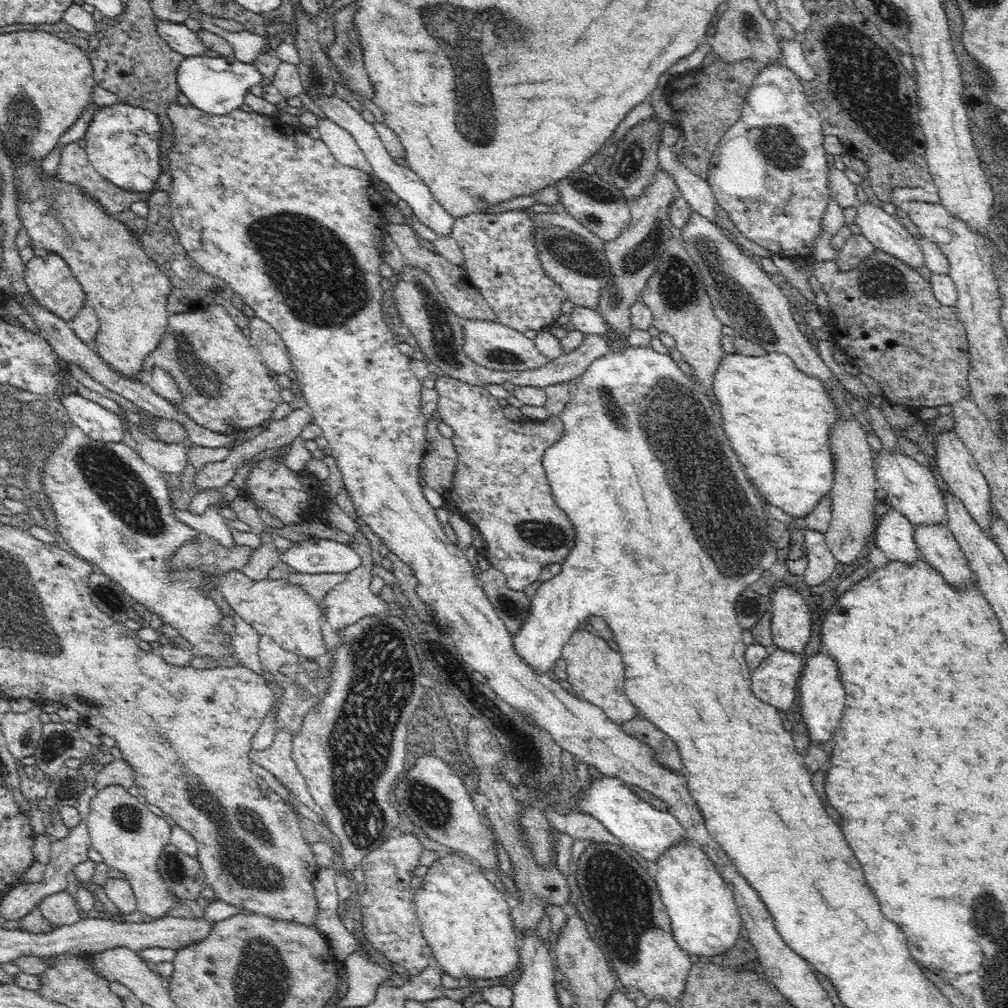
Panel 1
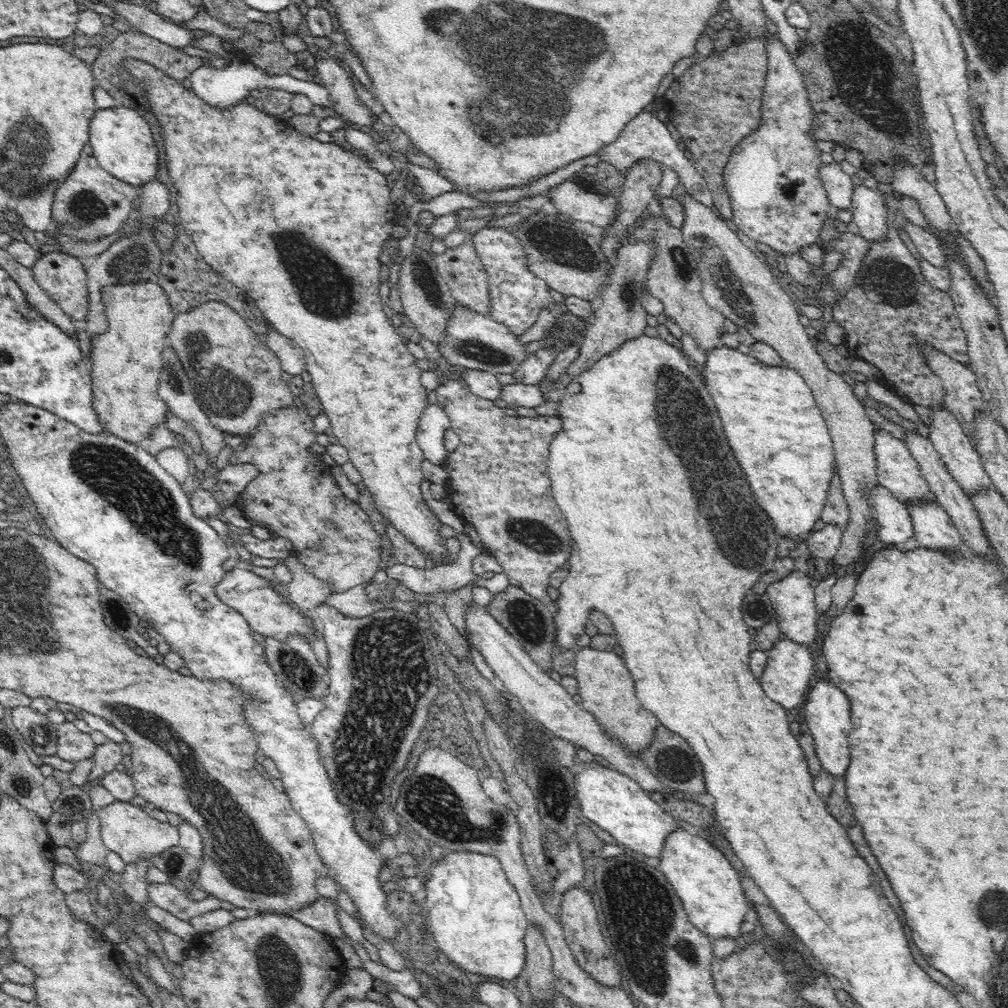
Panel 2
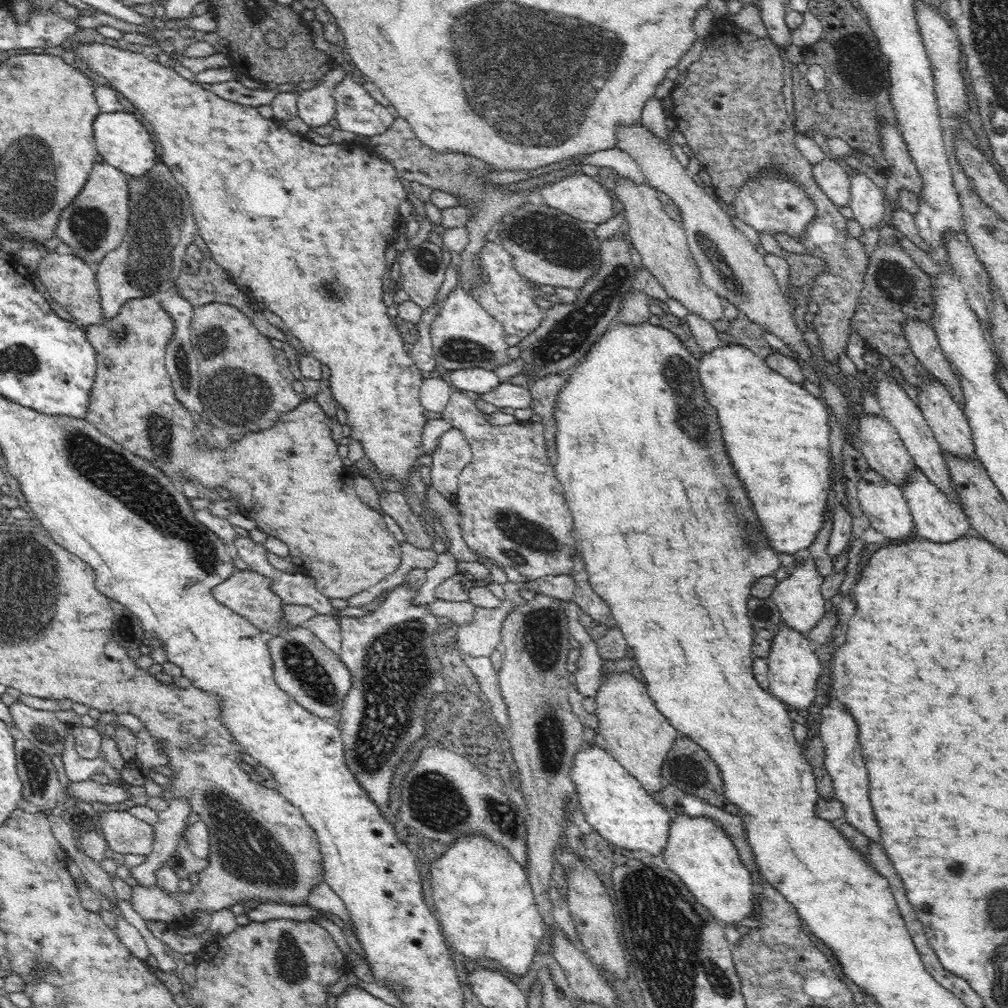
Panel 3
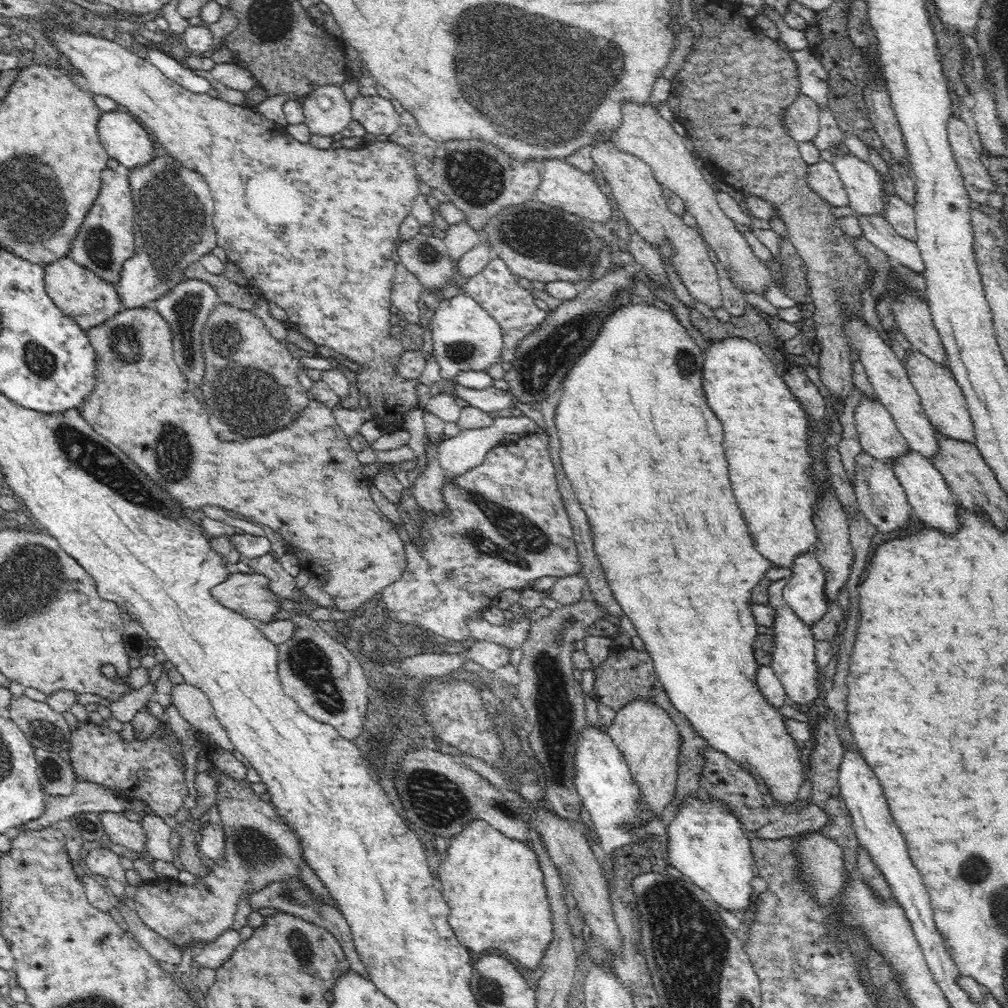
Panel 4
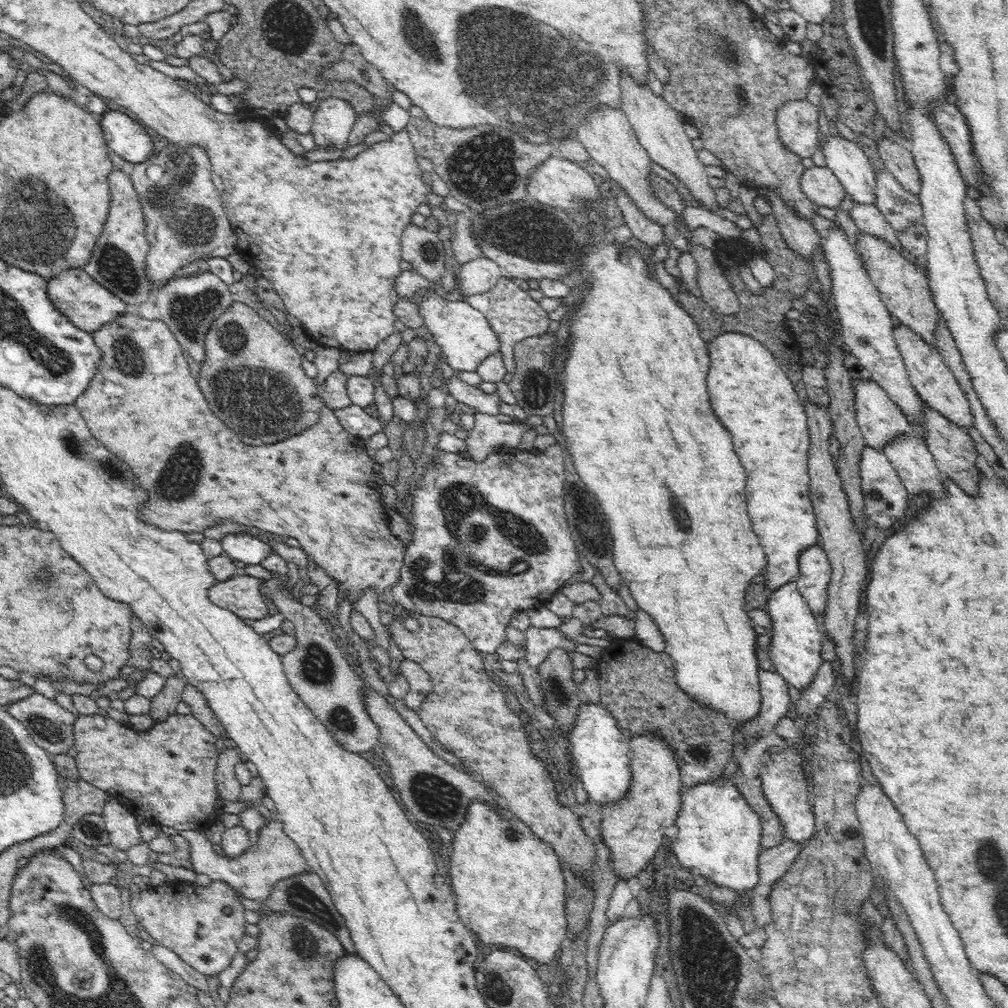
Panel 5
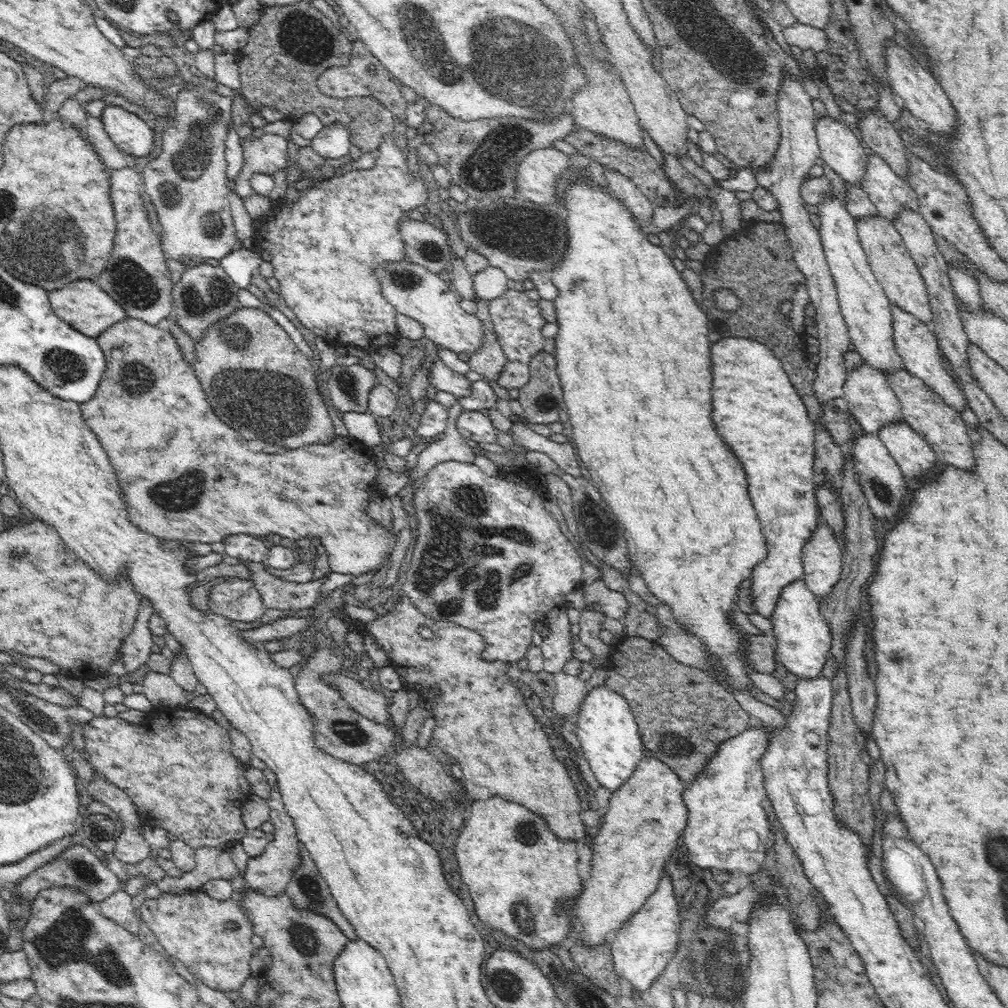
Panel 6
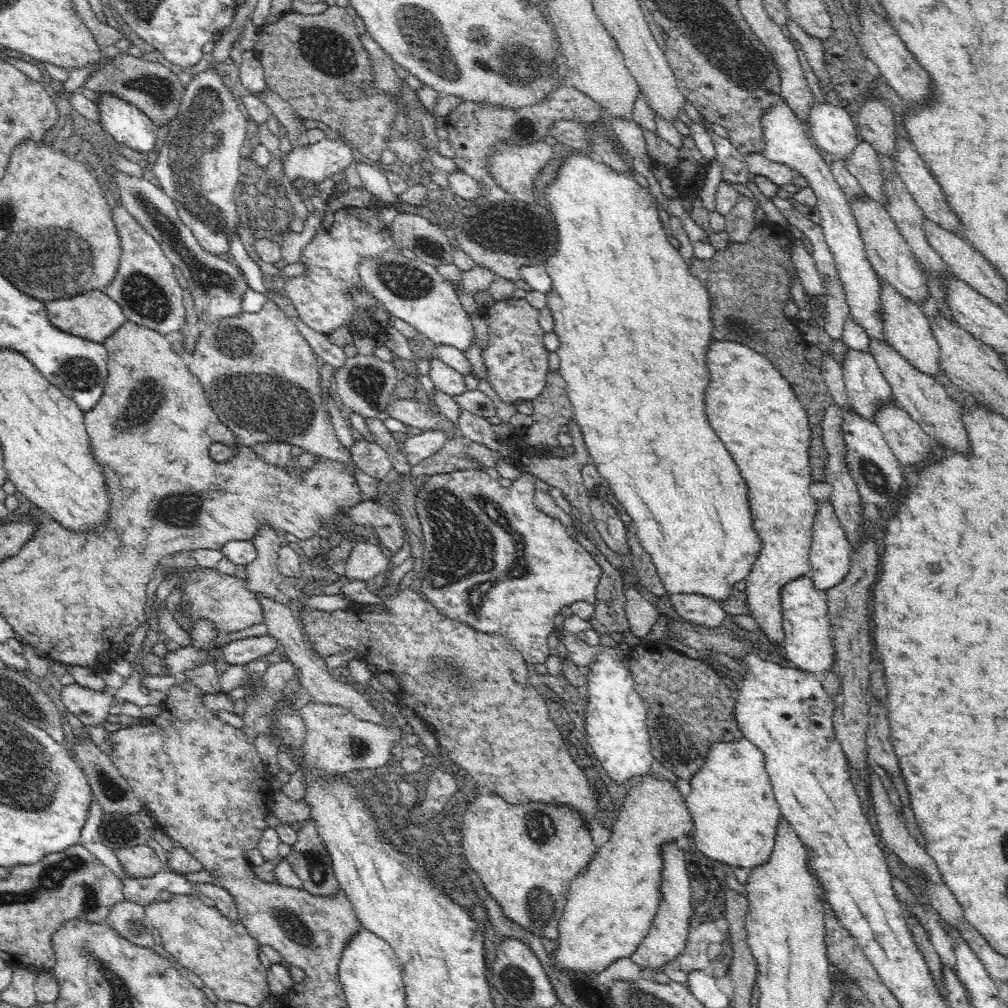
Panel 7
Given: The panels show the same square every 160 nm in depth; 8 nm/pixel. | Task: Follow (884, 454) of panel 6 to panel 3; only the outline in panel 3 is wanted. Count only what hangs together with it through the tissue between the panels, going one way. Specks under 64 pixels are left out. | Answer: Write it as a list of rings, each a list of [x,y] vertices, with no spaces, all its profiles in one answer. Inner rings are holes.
[[[871,468],[863,474],[862,479],[857,483],[857,488],[857,498],[863,514],[869,518],[872,526],[885,536],[886,542],[894,538],[905,540],[911,537],[913,516],[900,485],[894,485]]]

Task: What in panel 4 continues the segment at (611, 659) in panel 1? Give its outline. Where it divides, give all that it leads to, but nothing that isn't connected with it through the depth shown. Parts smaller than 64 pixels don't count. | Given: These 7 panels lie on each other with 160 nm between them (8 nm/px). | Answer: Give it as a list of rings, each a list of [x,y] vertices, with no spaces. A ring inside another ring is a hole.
[[[634,698],[634,701],[626,702],[626,705],[618,710],[616,719],[606,731],[622,751],[640,789],[642,805],[650,809],[653,818],[660,819],[664,809],[676,800],[674,796],[682,742],[676,723],[656,703],[646,701],[645,698]]]

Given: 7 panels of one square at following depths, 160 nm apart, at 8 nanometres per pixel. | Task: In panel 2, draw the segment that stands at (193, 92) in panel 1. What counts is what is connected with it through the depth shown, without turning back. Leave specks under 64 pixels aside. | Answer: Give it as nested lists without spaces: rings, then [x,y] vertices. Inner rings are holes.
[[[238,60],[232,61],[232,66],[228,66],[227,70],[214,70],[209,68],[209,64],[198,68],[196,72],[190,74],[190,89],[192,89],[202,100],[208,104],[219,106],[220,108],[230,108],[238,102],[249,100],[248,91],[259,89],[263,92],[271,90],[287,90],[292,94],[306,94],[308,98],[318,106],[330,106],[330,97],[326,87],[312,81],[302,81],[292,78],[288,74],[284,76],[268,76],[258,66],[250,63],[242,63]]]

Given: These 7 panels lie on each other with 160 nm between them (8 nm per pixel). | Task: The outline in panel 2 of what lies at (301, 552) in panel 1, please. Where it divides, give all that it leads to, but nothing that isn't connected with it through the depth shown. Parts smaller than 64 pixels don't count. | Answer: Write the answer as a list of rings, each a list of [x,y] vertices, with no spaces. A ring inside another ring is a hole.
[[[466,524],[466,528],[468,534],[465,535],[457,535],[457,539],[460,541],[462,545],[462,550],[460,550],[460,554],[458,559],[454,564],[450,564],[450,566],[436,566],[436,568],[416,568],[403,563],[396,562],[393,567],[389,568],[388,576],[390,578],[394,578],[399,580],[404,585],[406,585],[413,592],[420,594],[440,594],[440,592],[454,592],[456,590],[463,589],[465,586],[480,586],[482,588],[488,588],[488,590],[506,590],[510,585],[509,577],[504,576],[504,574],[496,573],[492,580],[482,578],[481,576],[476,575],[472,571],[472,562],[475,560],[476,556],[481,553],[481,541],[478,536],[478,533],[470,527],[470,525]]]

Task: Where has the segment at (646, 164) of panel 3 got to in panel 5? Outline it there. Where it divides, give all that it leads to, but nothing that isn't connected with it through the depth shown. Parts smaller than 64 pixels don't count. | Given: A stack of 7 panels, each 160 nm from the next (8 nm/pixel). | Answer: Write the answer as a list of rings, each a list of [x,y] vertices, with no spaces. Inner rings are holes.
[[[623,76],[620,84],[621,109],[626,113],[639,143],[646,149],[649,157],[662,168],[675,174],[694,198],[698,198],[708,208],[716,208],[716,194],[707,179],[709,175],[706,173],[706,165],[698,158],[698,151],[691,143],[692,137],[686,132],[686,119],[664,97],[651,91],[645,83]]]

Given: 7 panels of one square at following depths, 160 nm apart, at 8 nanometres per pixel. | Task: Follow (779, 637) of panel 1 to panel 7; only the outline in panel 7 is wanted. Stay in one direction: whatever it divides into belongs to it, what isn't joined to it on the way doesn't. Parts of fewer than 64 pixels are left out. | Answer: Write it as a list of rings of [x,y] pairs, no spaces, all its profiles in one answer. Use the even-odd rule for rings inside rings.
[[[831,501],[818,503],[818,514],[813,524],[812,548],[809,553],[809,561],[814,570],[812,581],[815,588],[823,591],[840,584],[849,573],[853,552]]]

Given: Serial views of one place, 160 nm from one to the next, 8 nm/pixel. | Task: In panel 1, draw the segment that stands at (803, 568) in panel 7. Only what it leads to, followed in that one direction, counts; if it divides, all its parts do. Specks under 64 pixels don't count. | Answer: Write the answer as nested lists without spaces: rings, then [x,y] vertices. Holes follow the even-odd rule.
[[[725,353],[714,374],[714,394],[720,402],[722,428],[730,440],[730,446],[744,464],[748,478],[758,488],[764,502],[772,504],[795,517],[800,522],[817,507],[820,499],[832,490],[832,452],[828,444],[830,426],[838,418],[838,410],[824,392],[822,384],[802,374],[786,354],[743,355]]]

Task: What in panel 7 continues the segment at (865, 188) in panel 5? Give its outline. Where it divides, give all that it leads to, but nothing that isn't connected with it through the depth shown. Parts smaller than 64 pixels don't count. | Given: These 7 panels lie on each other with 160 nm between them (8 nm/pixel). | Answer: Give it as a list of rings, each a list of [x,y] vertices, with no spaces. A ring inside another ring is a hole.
[[[816,100],[810,104],[806,120],[815,144],[842,162],[858,144],[856,125],[848,114],[844,107]]]

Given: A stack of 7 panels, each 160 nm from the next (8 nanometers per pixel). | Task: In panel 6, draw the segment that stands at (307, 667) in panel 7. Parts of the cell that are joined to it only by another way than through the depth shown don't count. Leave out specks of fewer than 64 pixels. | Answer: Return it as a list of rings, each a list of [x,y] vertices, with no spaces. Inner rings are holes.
[[[342,673],[322,674],[321,680],[334,687],[358,714],[378,724],[390,725],[391,714],[382,693],[366,690],[360,680]]]

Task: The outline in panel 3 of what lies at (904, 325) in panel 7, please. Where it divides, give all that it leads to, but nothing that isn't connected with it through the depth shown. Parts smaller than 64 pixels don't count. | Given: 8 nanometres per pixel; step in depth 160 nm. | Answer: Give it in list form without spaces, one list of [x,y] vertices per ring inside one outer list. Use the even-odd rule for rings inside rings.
[[[930,373],[930,378],[926,378],[922,388],[918,390],[918,407],[922,410],[927,424],[932,429],[932,433],[939,444],[939,448],[946,453],[958,457],[976,457],[974,443],[971,436],[971,428],[958,403],[956,403],[949,390]]]

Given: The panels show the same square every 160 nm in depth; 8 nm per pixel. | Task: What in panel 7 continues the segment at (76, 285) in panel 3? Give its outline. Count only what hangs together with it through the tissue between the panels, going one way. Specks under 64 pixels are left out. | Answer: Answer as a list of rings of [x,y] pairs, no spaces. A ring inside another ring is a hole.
[[[91,290],[74,298],[54,299],[44,303],[46,318],[50,323],[66,333],[78,335],[92,342],[103,343],[118,327],[126,321],[122,307],[101,290]]]

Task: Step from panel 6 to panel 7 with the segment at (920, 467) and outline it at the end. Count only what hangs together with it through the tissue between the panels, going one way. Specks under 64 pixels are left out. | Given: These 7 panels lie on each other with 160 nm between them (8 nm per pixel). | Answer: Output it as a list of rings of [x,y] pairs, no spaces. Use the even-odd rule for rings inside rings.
[[[898,403],[890,406],[890,410],[882,410],[873,421],[902,465],[918,464],[928,458],[932,451],[929,435]]]

